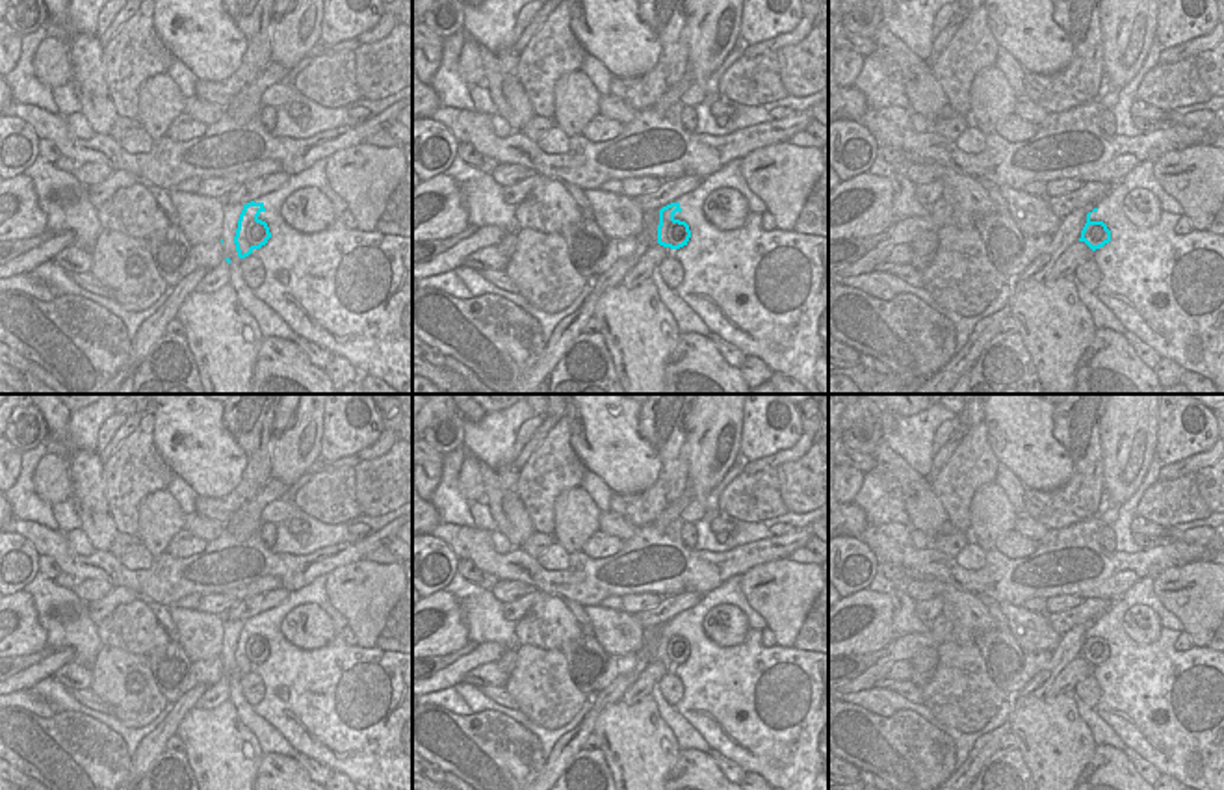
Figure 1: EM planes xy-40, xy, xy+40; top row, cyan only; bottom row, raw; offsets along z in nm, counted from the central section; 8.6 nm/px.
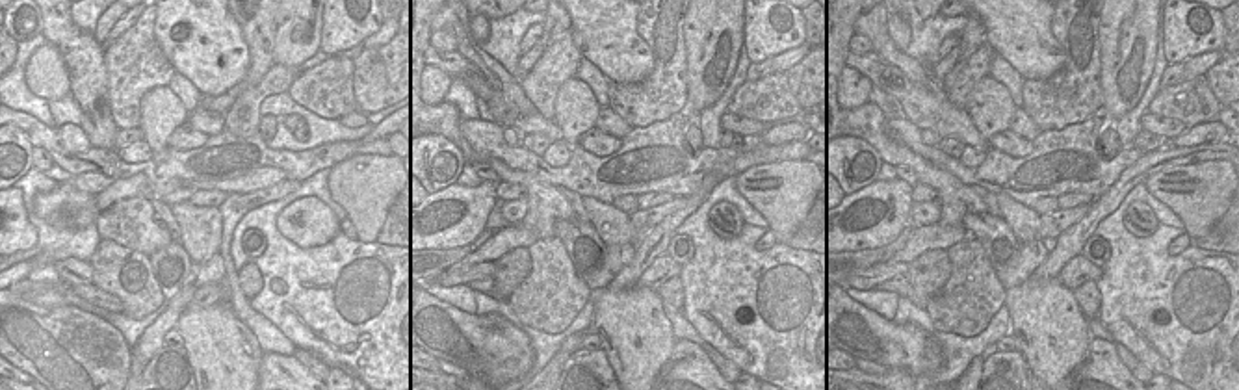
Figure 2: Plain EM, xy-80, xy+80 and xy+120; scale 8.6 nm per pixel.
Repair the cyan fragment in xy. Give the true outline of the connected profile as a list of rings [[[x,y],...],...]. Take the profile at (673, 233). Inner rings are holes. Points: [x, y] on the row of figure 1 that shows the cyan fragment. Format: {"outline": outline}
{"outline": [[[671,203],[659,210],[658,244],[671,249],[687,245],[691,238],[689,225],[674,217],[682,212],[680,203]]]}

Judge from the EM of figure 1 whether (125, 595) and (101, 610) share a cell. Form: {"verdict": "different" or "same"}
{"verdict": "same"}

